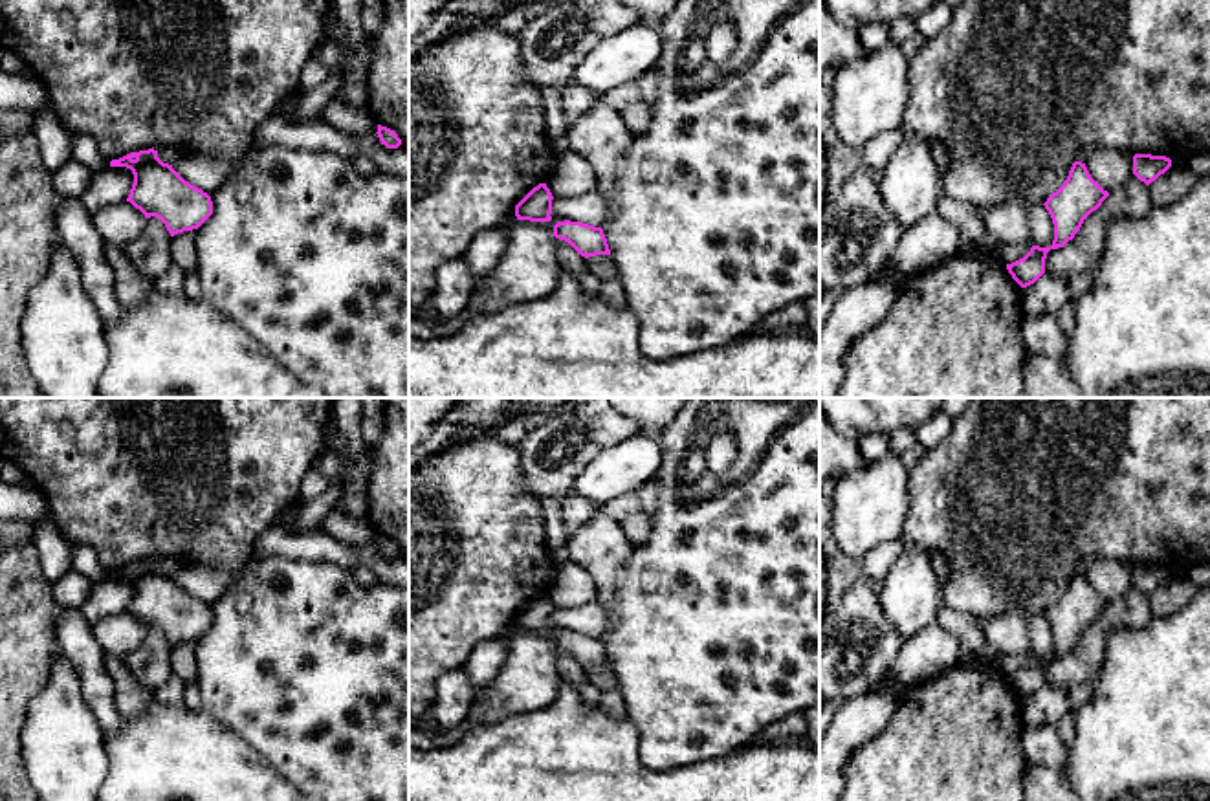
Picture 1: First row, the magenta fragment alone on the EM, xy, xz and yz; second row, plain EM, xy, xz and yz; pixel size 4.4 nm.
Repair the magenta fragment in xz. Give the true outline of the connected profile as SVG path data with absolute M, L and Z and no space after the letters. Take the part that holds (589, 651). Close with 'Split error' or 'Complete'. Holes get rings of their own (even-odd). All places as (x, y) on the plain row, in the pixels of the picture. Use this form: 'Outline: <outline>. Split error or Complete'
Outline: M565 631L554 636L554 647L568 653L585 669L596 665L610 665L601 638Z. Complete

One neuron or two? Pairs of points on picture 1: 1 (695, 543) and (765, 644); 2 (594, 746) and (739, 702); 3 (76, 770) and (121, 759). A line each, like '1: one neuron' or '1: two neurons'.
1: one neuron
2: two neurons
3: two neurons

